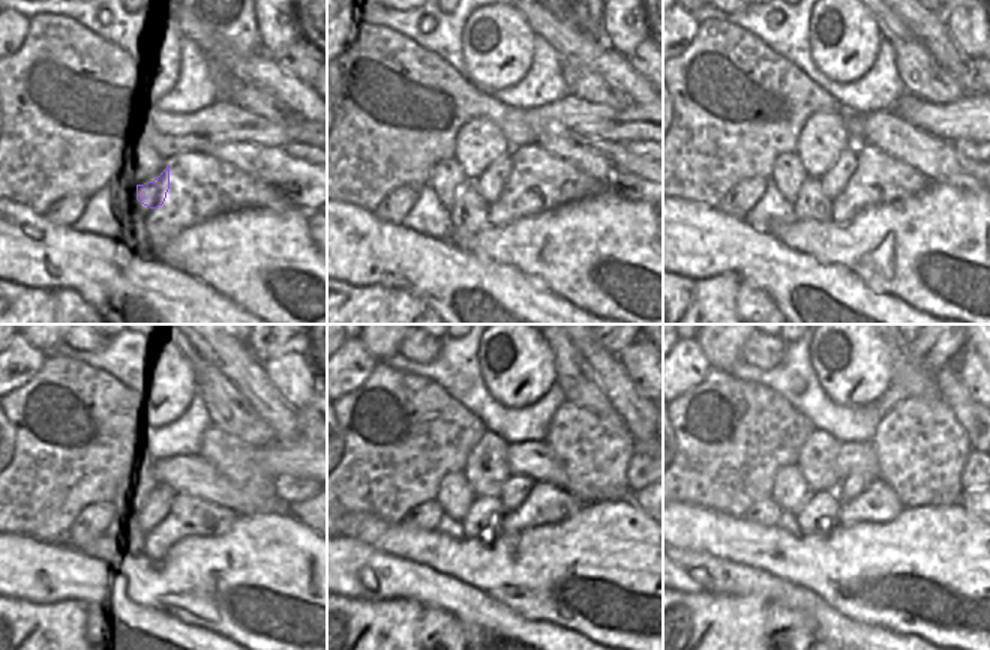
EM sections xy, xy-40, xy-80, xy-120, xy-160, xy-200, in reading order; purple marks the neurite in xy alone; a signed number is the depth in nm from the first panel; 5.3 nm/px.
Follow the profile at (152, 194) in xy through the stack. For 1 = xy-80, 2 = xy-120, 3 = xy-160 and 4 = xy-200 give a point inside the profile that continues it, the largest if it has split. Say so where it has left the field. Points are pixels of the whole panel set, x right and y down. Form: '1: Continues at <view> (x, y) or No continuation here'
1: Continues at xy-80 (840, 171)
2: Continues at xy-120 (171, 502)
3: Continues at xy-160 (515, 490)
4: Continues at xy-200 (854, 485)

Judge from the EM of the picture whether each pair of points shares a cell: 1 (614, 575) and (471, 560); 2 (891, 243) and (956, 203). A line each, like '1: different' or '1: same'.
1: same
2: same

